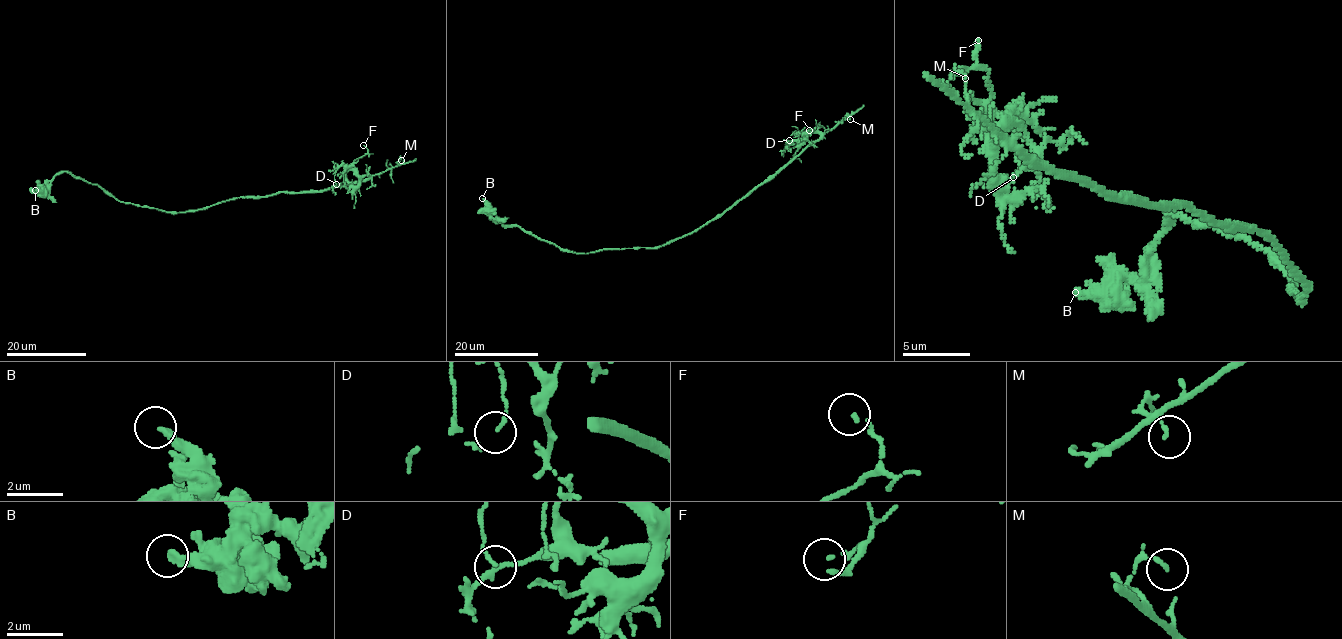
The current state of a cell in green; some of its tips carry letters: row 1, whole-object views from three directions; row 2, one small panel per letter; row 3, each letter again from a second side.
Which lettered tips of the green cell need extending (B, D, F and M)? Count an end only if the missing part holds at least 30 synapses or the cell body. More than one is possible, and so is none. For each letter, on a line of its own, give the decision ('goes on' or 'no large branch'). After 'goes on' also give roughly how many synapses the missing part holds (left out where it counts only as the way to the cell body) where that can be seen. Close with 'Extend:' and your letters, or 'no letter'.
B: no large branch
D: no large branch
F: no large branch
M: no large branch
Extend: no letter

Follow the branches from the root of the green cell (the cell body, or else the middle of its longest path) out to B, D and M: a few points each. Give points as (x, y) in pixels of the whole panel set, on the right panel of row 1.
B: (1283, 253), (1307, 290), (1297, 300), (1296, 282), (1245, 237), (1173, 210), (1140, 280), (1075, 292)
D: (1283, 253), (1261, 230), (1191, 206), (1104, 194), (1039, 168), (1004, 140), (993, 143), (1011, 113), (1013, 177)
M: (1283, 253), (1261, 230), (1191, 206), (1104, 194), (1039, 168), (947, 82), (955, 71), (965, 78)

